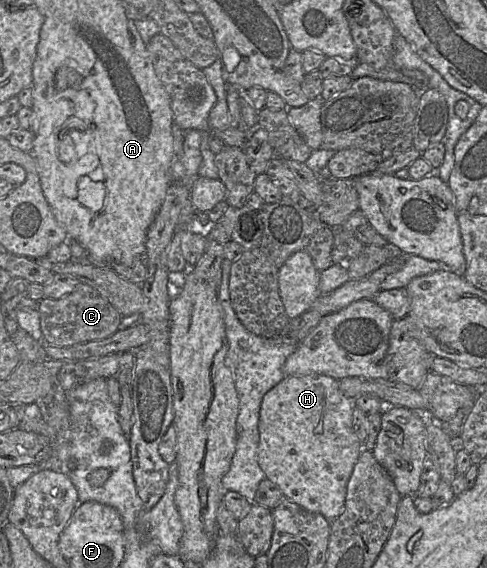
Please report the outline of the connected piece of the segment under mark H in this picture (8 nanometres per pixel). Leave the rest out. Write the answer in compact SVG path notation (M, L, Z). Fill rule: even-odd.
M305 375L305 376L285 376L283 380L272 388L263 397L260 406L259 415L259 445L257 452L258 464L265 473L266 478L273 482L282 492L284 497L291 502L299 505L303 509L311 513L319 513L323 515L330 523L337 519L345 510L345 501L347 494L347 484L352 475L355 464L364 449L354 430L353 430L353 409L354 401L345 397L339 388L339 382L332 377L326 375Z

